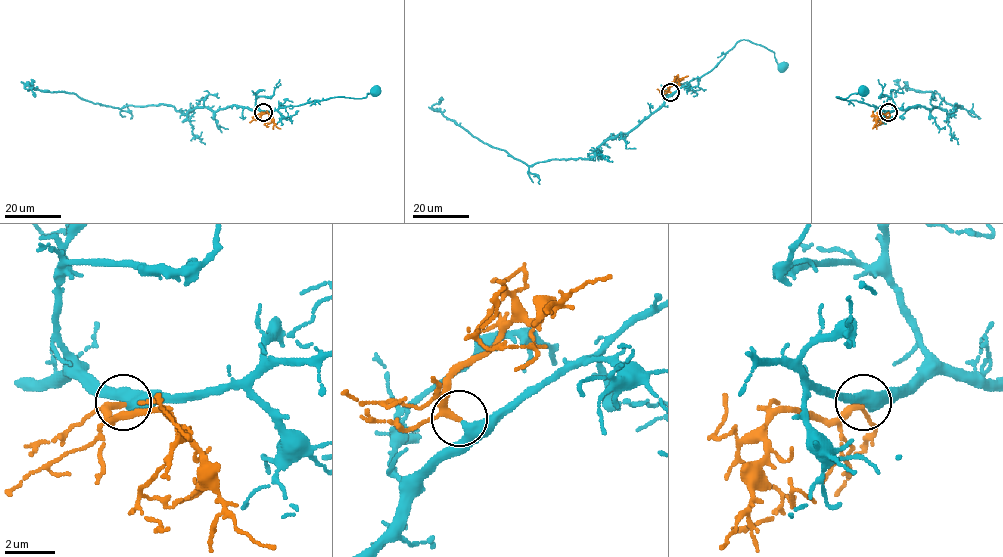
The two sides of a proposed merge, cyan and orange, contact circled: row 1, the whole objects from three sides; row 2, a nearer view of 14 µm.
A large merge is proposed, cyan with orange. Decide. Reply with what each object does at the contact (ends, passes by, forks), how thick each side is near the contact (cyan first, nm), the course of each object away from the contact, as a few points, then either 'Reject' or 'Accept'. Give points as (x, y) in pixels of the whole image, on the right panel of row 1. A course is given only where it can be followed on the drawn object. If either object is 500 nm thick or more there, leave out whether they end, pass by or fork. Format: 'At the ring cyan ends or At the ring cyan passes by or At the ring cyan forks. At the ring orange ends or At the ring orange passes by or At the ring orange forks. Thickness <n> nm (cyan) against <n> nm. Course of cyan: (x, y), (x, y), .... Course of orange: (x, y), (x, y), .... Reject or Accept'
At the ring cyan passes by. At the ring orange passes by. Thickness 380 nm (cyan) against 220 nm. Course of cyan: (889, 112), (836, 97), (847, 98), (862, 92). Course of orange: (889, 112), (874, 117), (883, 123). Accept

